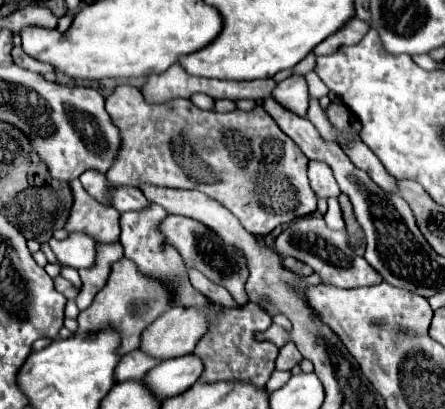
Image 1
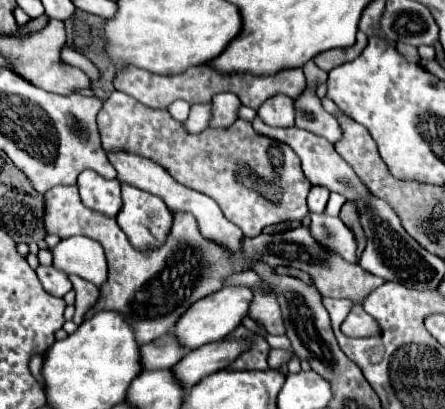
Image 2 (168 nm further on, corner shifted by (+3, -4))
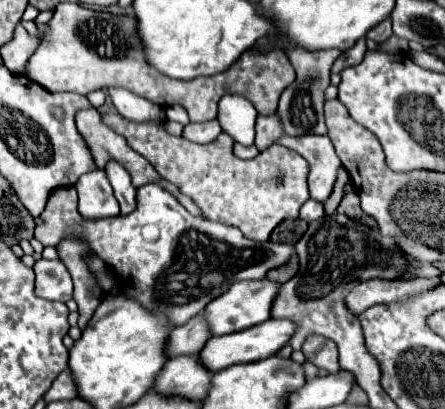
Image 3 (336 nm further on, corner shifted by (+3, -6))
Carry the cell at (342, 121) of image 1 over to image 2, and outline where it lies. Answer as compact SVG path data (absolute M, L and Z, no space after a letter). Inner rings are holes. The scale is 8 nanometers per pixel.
M305 90L295 100L295 126L309 130L317 136L323 136L333 144L339 142L341 136L343 136L339 122L329 112L323 110L321 100L311 90Z

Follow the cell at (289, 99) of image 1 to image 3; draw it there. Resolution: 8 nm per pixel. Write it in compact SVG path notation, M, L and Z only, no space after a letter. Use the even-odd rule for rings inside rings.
M277 114L273 116L259 116L257 118L257 138L255 138L255 146L259 152L267 150L269 146L273 146L279 138L281 138L281 122L277 120Z

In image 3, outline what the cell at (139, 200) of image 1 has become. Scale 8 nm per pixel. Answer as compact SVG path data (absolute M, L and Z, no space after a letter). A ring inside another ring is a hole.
M93 170L83 174L77 184L79 194L79 214L87 220L119 216L119 204L113 196L111 184L103 170Z

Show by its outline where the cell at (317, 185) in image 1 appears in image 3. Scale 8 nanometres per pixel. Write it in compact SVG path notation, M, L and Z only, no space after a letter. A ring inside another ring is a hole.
M309 200L305 206L301 206L301 220L305 220L305 222L319 220L323 214L325 214L323 204L317 204L315 200Z

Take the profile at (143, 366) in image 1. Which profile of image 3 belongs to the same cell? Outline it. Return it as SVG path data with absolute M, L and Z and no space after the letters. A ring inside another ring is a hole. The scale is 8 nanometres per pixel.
M197 314L187 324L171 330L169 358L181 356L181 354L197 354L197 352L203 350L203 346L207 344L209 338L211 338L209 324L201 314Z

